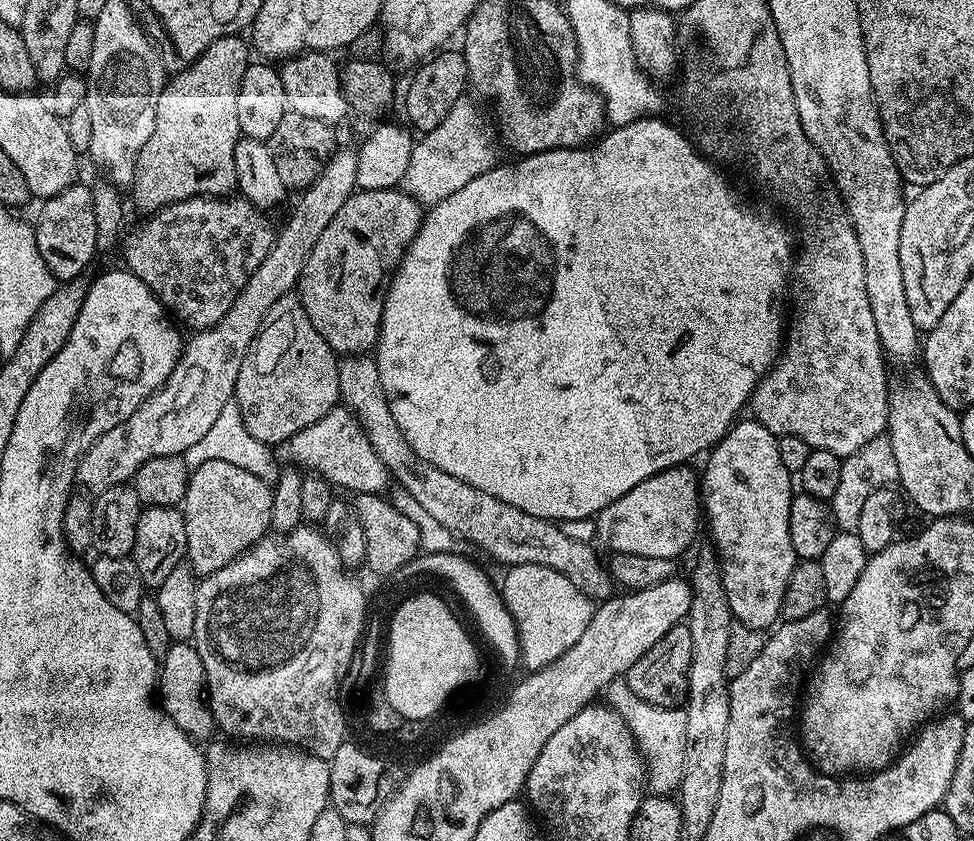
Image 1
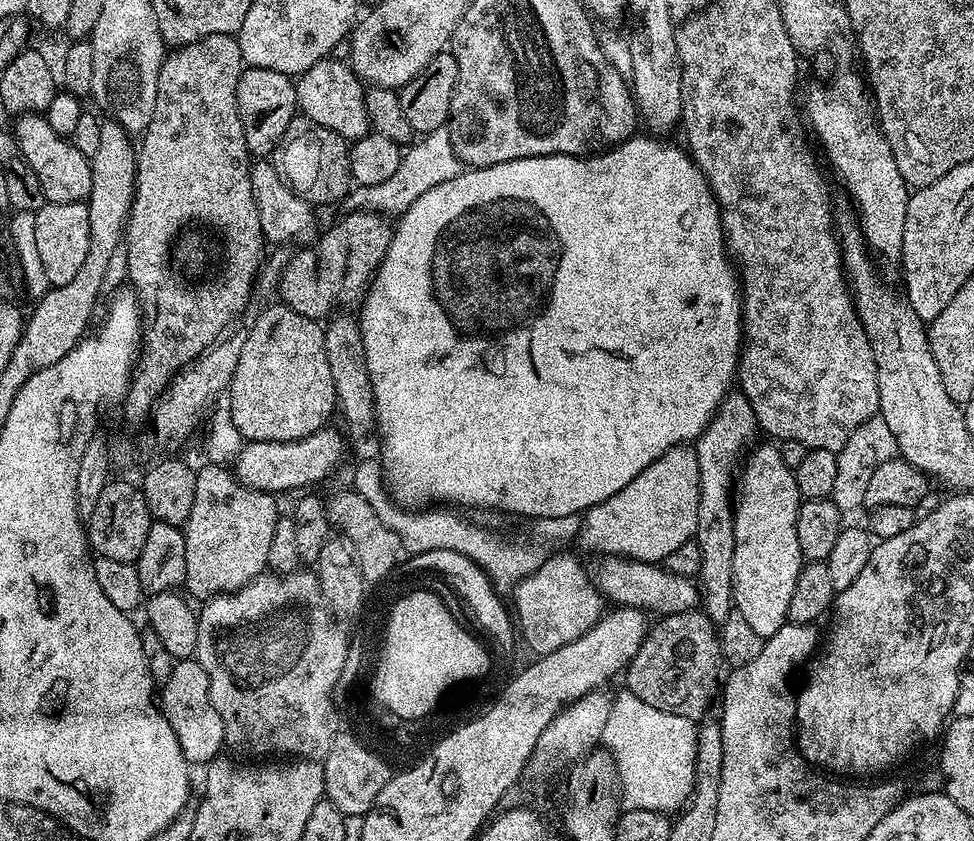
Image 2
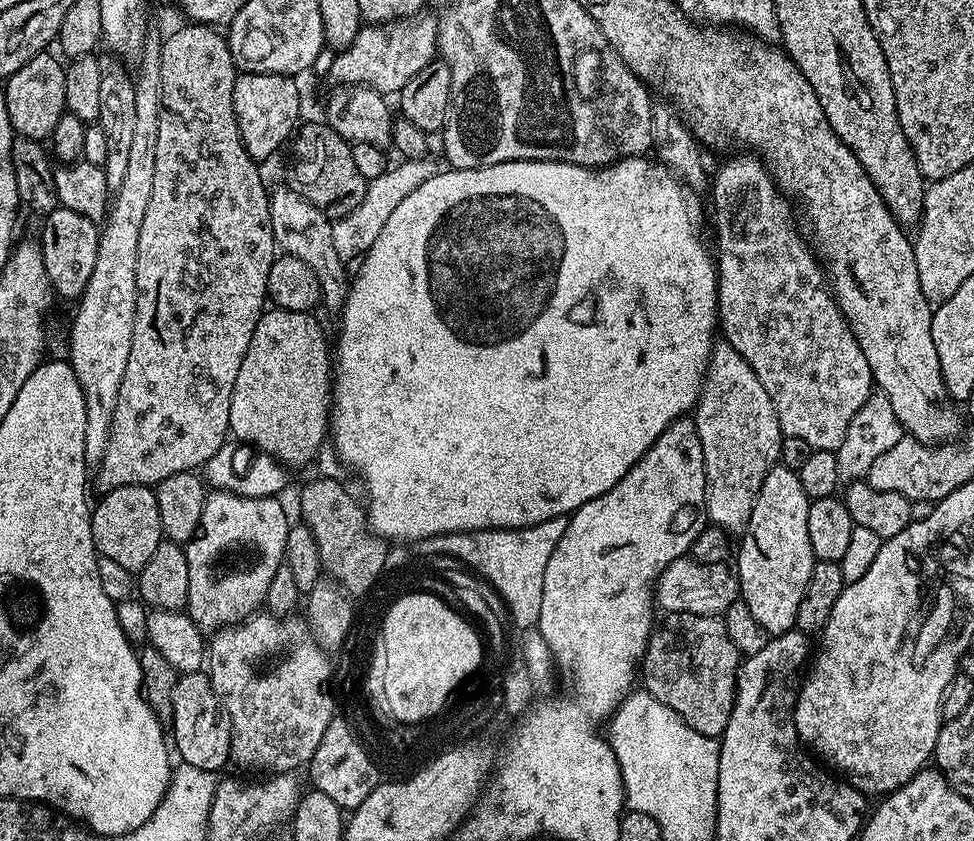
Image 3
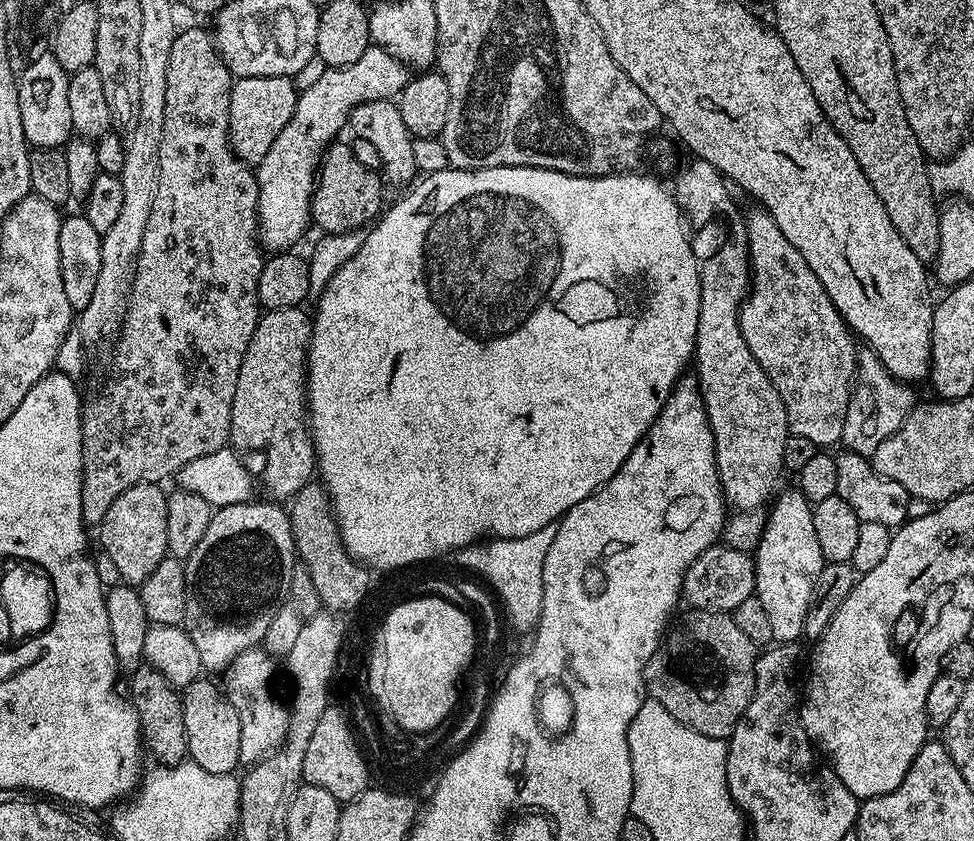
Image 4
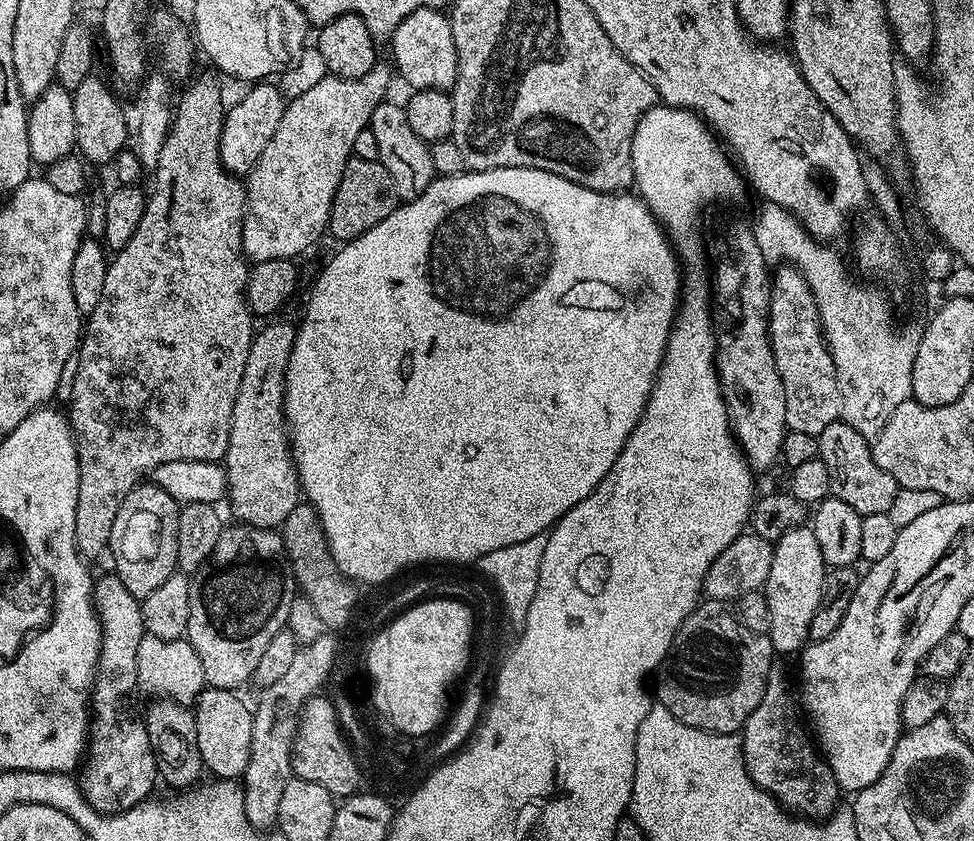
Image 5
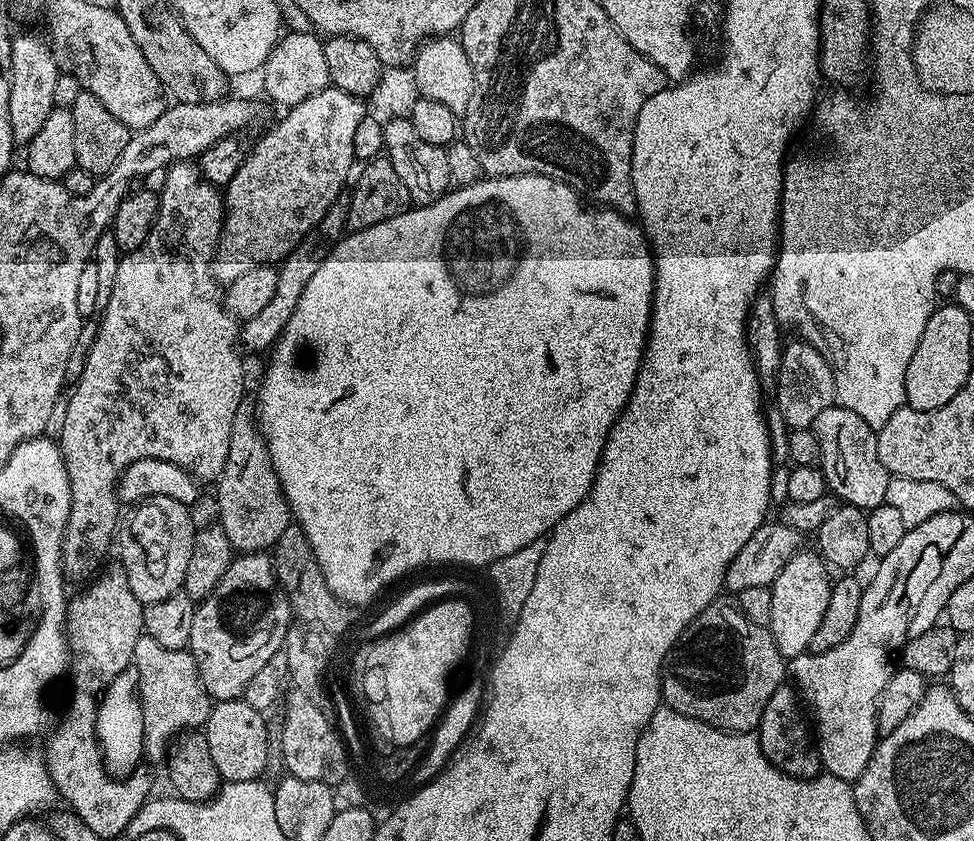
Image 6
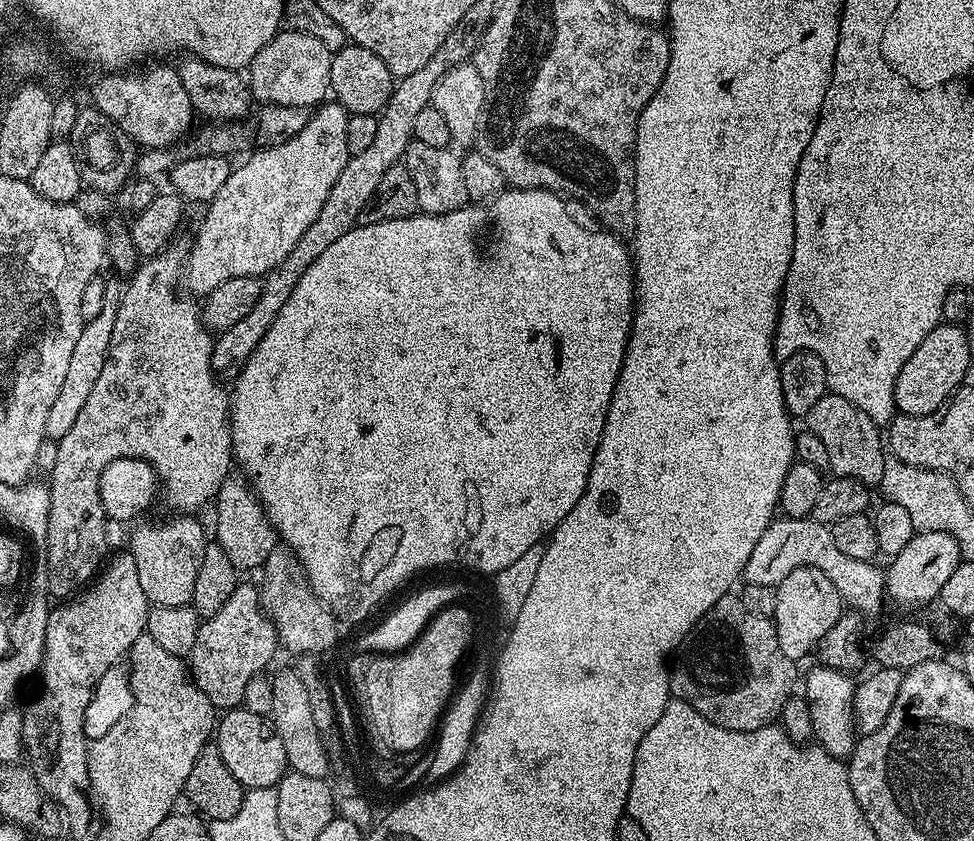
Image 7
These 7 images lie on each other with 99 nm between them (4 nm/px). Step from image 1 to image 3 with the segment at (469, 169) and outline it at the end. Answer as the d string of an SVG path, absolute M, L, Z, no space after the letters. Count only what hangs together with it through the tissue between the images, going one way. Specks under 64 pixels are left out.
M432 158L401 159L399 163L393 163L382 174L378 174L378 178L369 180L366 198L362 198L362 202L358 202L358 206L354 206L354 210L350 210L350 214L338 216L332 220L334 247L338 252L338 258L343 262L359 261L364 253L370 250L370 246L374 246L374 238L378 238L378 234L382 234L382 226L386 226L386 222L390 219L390 214L394 214L395 208L409 194L414 194L414 190L418 190L418 186L422 186L422 182L434 178L438 171L438 165L432 161Z

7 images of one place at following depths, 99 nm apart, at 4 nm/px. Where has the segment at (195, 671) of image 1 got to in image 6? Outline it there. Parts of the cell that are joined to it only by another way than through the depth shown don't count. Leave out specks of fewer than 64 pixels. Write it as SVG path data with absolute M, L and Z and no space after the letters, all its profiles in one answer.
M221 700L213 703L212 713L202 731L210 746L214 766L224 782L259 780L268 764L268 724L265 713L254 710L245 700Z

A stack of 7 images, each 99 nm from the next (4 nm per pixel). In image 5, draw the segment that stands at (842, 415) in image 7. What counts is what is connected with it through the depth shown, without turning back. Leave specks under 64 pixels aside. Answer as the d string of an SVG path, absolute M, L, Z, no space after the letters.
M839 420L826 426L818 442L819 457L830 473L832 495L846 502L863 517L887 513L900 487L896 479L874 462L869 439L858 434L848 423Z

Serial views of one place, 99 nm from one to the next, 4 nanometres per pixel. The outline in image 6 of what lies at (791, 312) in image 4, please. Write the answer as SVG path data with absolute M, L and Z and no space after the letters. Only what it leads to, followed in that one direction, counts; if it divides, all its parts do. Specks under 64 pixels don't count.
M792 338L789 344L787 341L783 345L780 353L780 371L775 384L776 408L780 411L781 418L788 423L789 429L812 428L818 414L836 404L834 374L826 358L822 358L822 354L814 350L814 346L799 338Z

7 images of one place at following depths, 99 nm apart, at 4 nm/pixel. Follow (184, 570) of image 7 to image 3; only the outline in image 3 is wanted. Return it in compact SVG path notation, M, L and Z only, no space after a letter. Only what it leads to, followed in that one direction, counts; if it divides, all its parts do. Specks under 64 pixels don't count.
M131 484L109 488L100 501L95 501L92 508L92 533L96 551L100 556L111 558L126 566L134 574L139 574L150 562L154 550L162 543L164 531L162 518L158 518L158 498L155 491L147 484Z

